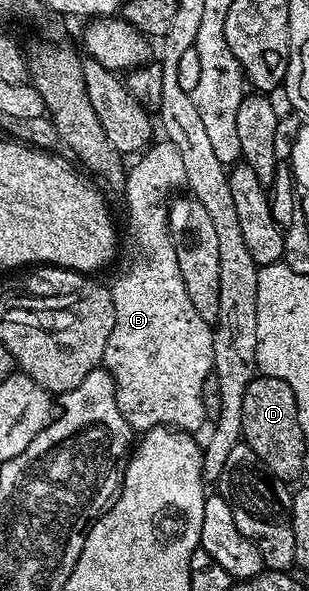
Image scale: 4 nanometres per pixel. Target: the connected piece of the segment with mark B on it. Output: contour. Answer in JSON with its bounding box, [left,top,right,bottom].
[102,140,214,432]

